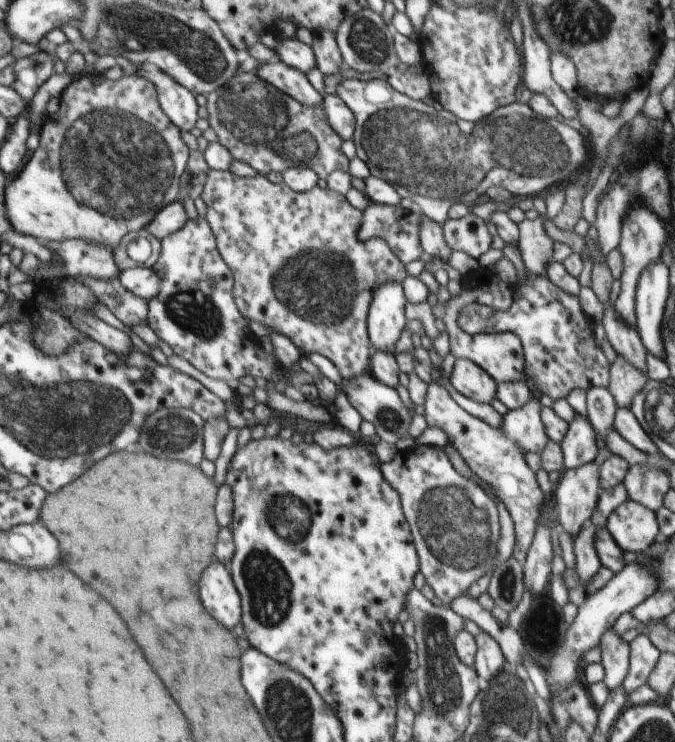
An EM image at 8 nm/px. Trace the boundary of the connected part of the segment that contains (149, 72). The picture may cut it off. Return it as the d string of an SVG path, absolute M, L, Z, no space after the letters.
M144 66L137 72L150 80L158 90L160 108L180 131L191 131L199 120L196 98L155 66Z

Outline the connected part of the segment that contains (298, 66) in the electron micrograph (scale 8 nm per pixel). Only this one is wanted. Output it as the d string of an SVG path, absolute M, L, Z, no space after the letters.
M278 38L280 44L272 50L277 54L280 62L305 74L317 68L311 46L299 42L296 38Z

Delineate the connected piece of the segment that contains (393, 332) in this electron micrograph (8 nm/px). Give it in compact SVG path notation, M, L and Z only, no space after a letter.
M388 280L374 290L366 316L366 328L372 349L393 353L400 334L405 331L406 302L403 284L400 282Z

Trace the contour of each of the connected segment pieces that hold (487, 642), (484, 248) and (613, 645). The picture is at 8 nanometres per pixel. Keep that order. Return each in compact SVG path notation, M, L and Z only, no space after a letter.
M485 631L474 636L474 640L476 640L477 652L473 669L477 676L483 680L492 680L505 673L503 671L506 664L505 657L496 640Z
M472 213L460 219L447 219L442 227L444 241L451 251L461 251L474 259L490 250L493 237L486 221Z
M610 629L601 639L601 664L604 668L604 684L612 692L622 686L629 670L630 646Z

